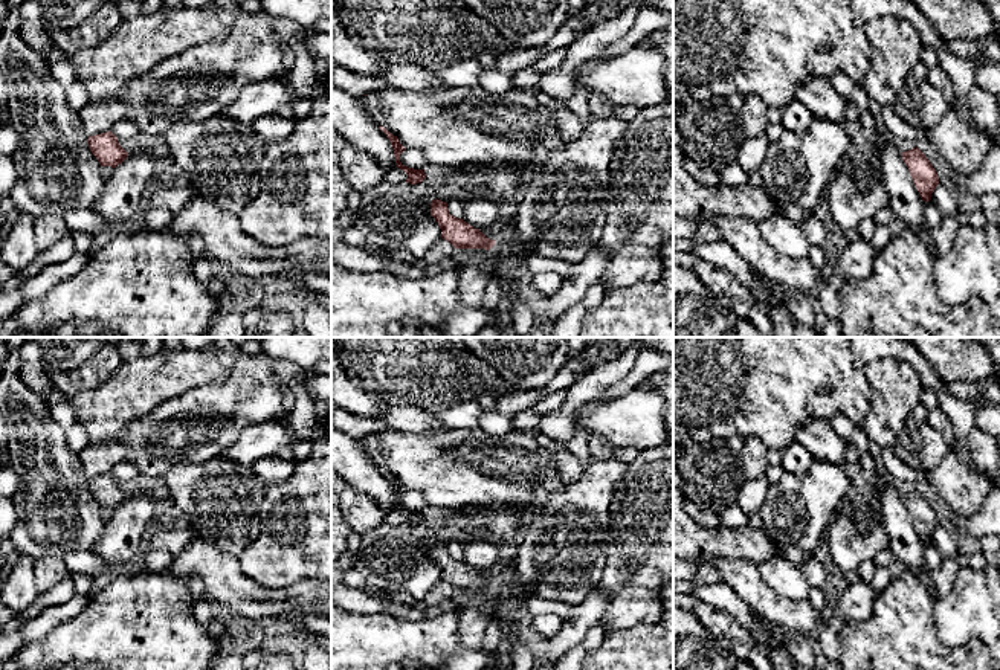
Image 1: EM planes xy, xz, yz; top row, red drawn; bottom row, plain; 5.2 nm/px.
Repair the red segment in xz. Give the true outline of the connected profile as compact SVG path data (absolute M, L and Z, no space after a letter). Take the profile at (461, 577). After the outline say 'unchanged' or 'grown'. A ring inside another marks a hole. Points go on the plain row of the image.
M438 540L431 545L431 557L441 571L441 580L449 583L455 591L485 591L495 588L495 581L487 580L479 571L475 571L463 560L449 556L447 545Z; unchanged

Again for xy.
M111 473L89 478L87 485L101 508L116 510L128 498Z; unchanged

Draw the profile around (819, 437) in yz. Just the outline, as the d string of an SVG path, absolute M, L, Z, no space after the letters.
M815 418L802 424L794 440L811 452L814 459L844 465L846 441L835 432L831 420Z

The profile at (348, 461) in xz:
M331 426L331 470L347 485L368 494L383 510L395 510L394 491L386 476L359 447L357 440Z

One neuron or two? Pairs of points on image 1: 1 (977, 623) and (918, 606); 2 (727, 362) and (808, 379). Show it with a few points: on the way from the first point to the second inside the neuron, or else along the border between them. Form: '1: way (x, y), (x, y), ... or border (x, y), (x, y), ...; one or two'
1: border (935, 597), (933, 620), (936, 634), (947, 644); two
2: way (747, 377), (788, 377); one

